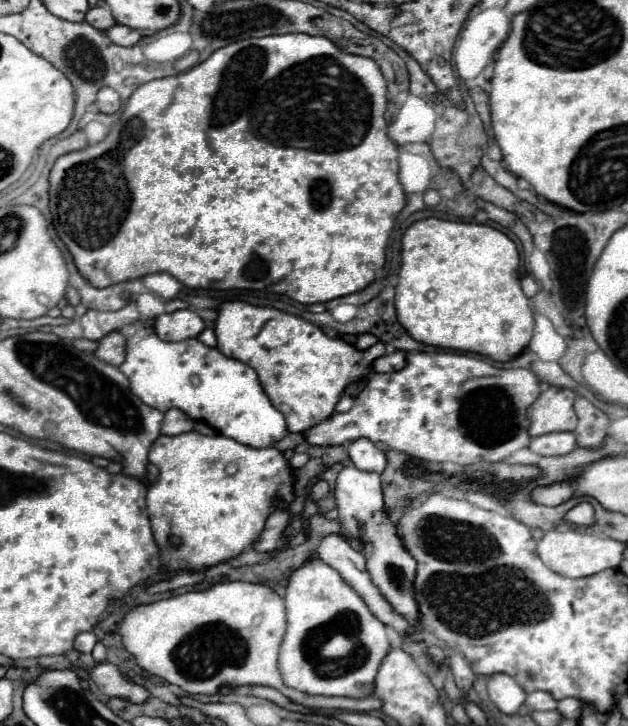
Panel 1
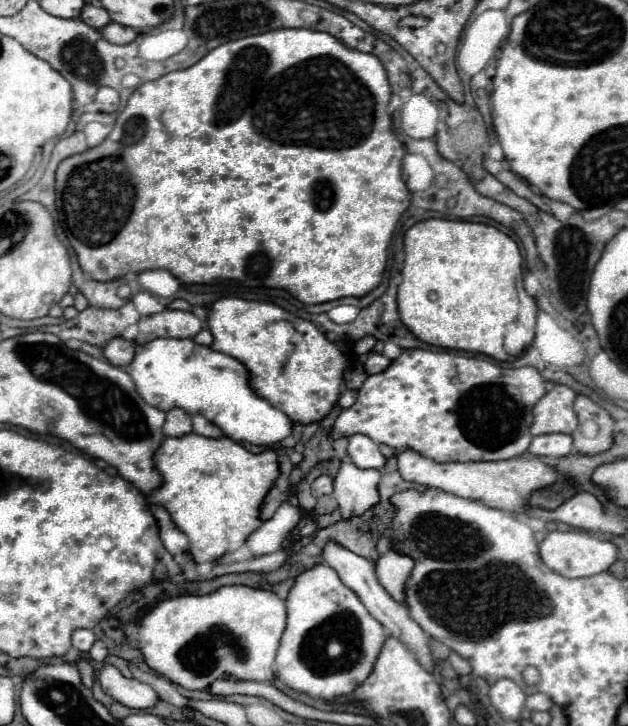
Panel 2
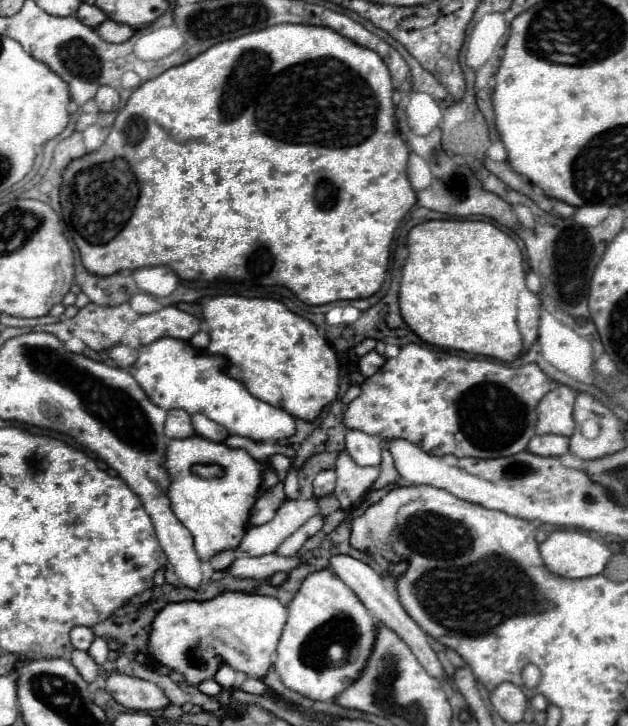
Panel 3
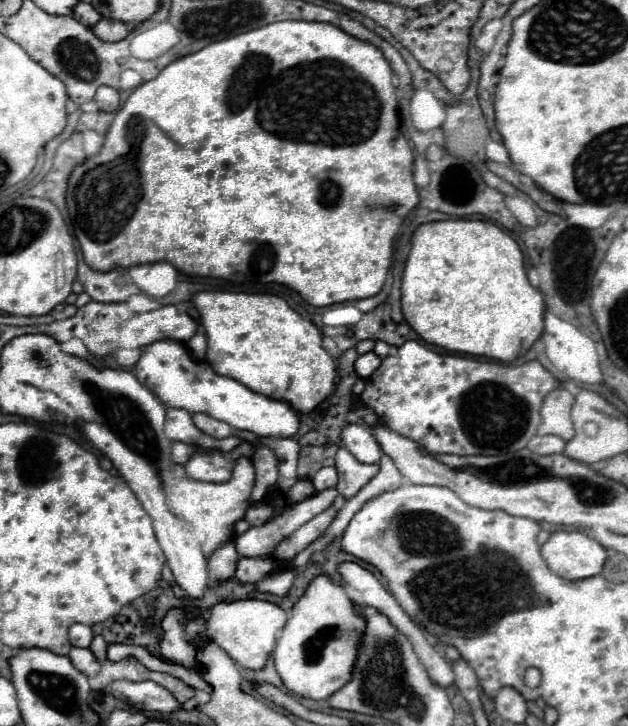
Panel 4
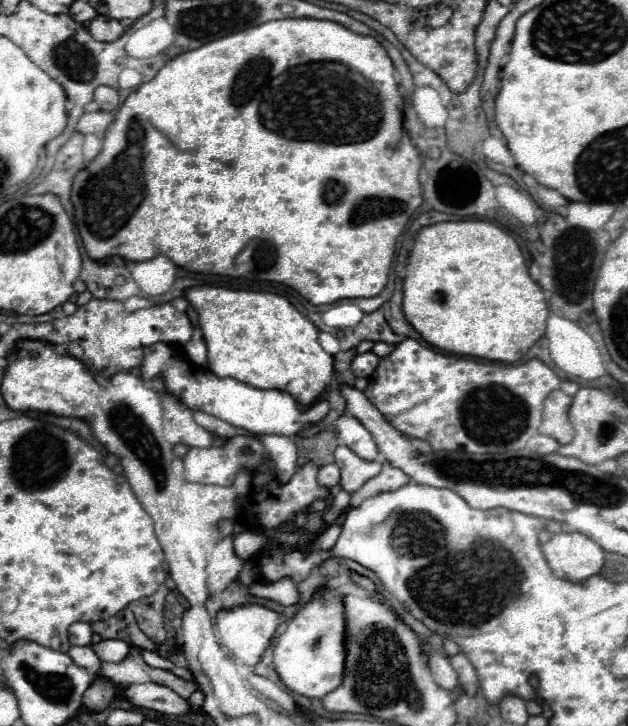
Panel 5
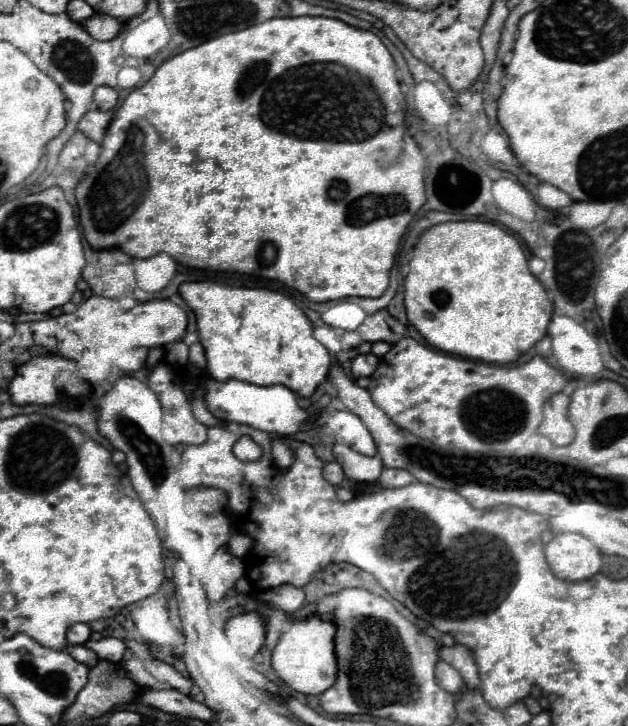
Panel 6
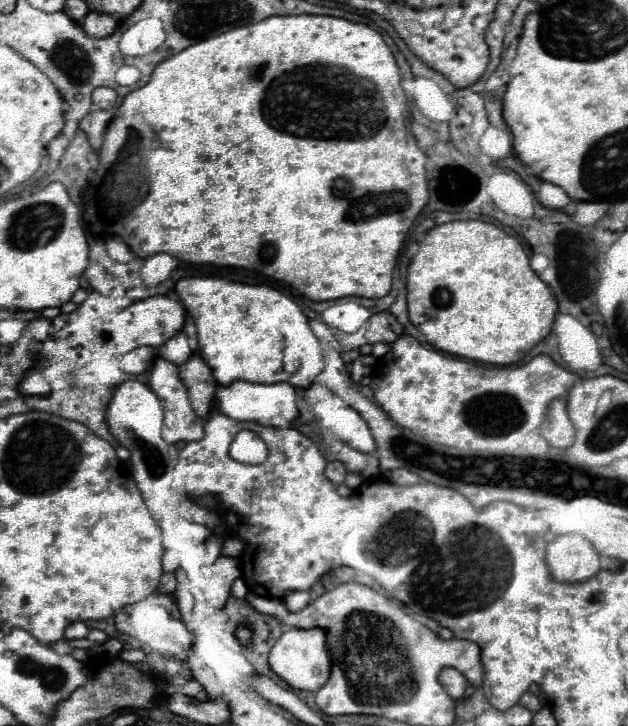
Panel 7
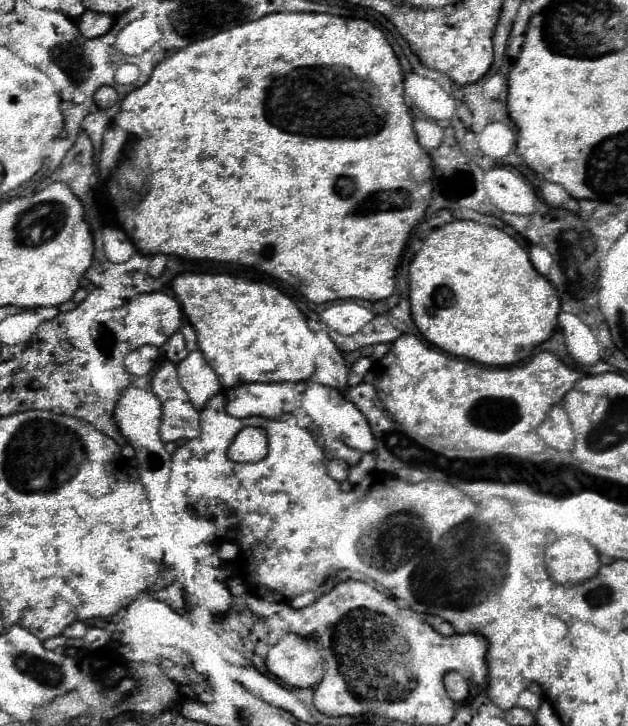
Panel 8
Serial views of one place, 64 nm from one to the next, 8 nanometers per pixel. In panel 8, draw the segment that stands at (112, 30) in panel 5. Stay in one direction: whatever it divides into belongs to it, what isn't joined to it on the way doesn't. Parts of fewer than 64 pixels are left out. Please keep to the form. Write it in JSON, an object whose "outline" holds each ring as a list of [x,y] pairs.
{"outline":[[[86,10],[80,18],[80,30],[86,38],[98,38],[104,36],[114,24],[114,18],[110,14],[100,14],[94,10]]]}

